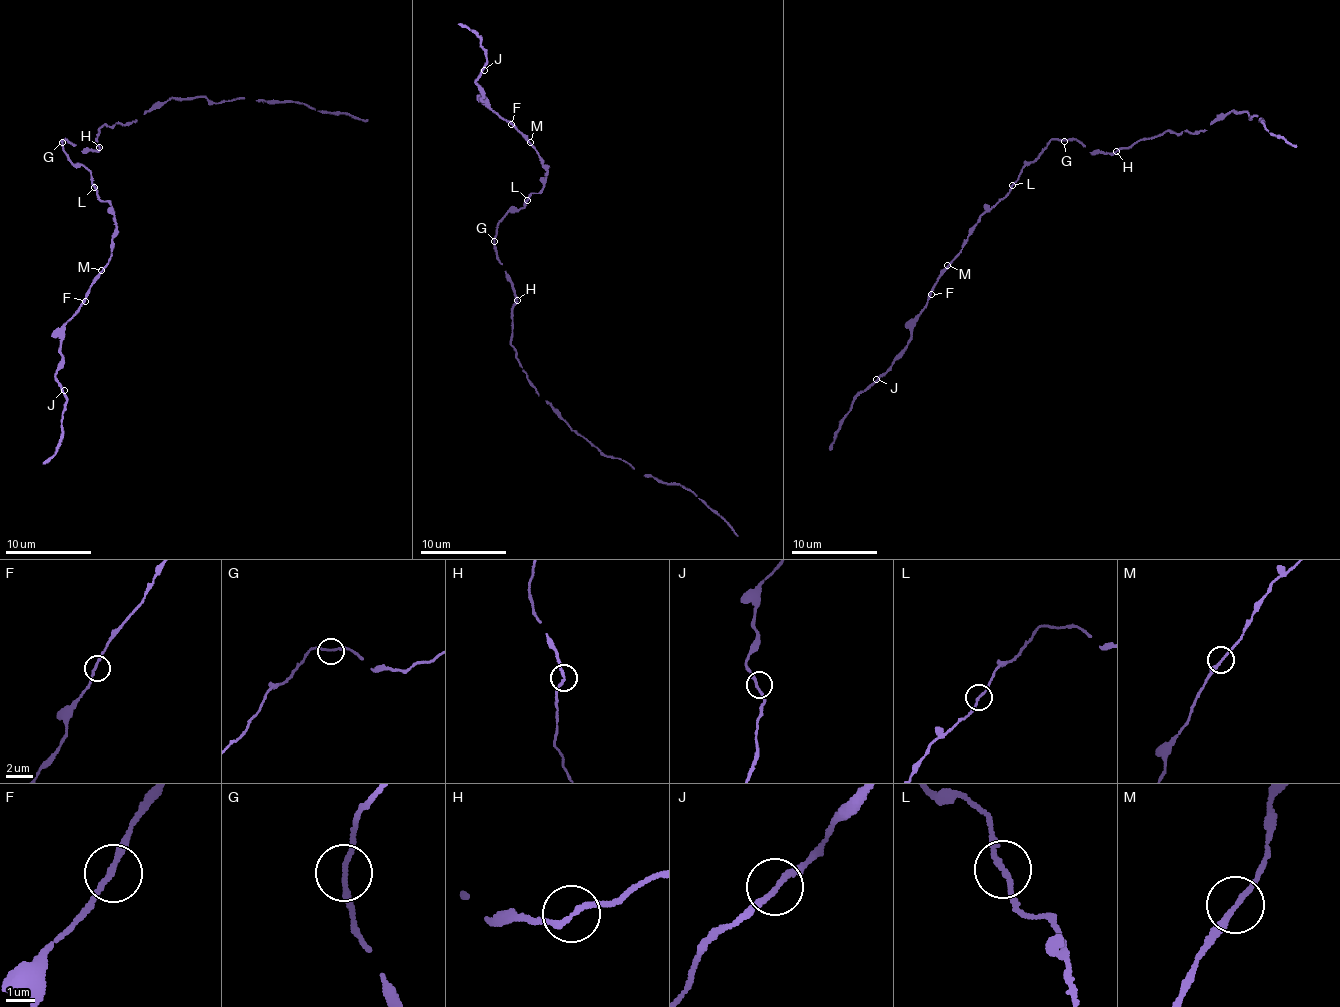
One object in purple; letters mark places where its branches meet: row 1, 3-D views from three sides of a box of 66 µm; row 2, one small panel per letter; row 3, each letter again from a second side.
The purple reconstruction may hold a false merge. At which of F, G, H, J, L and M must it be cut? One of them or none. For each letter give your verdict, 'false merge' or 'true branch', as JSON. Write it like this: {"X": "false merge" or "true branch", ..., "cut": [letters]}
{"F": "true branch", "G": "true branch", "H": "true branch", "J": "true branch", "L": "true branch", "M": "true branch", "cut": []}

